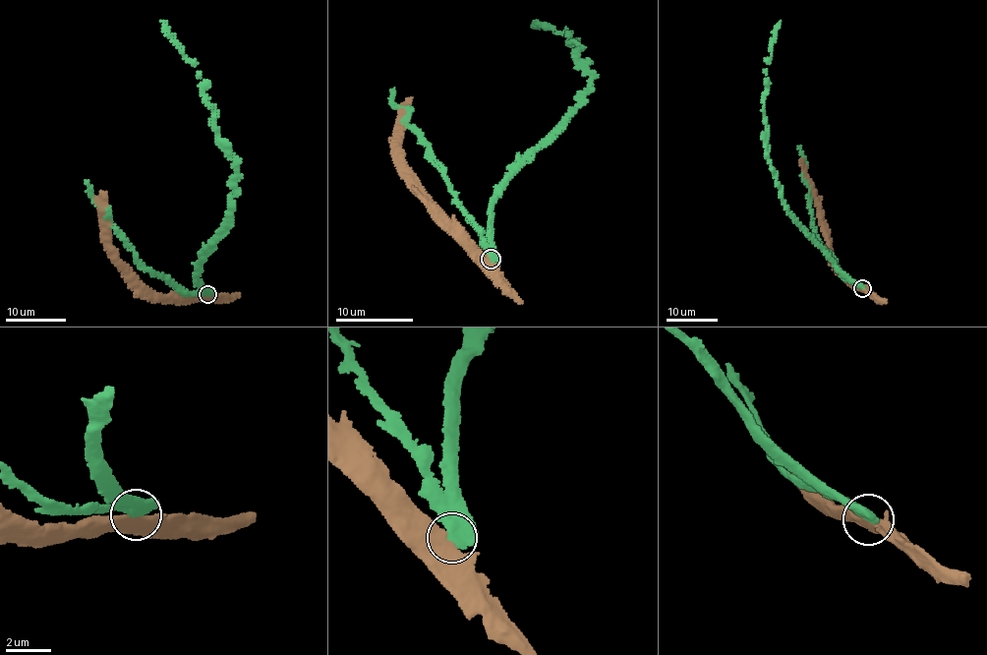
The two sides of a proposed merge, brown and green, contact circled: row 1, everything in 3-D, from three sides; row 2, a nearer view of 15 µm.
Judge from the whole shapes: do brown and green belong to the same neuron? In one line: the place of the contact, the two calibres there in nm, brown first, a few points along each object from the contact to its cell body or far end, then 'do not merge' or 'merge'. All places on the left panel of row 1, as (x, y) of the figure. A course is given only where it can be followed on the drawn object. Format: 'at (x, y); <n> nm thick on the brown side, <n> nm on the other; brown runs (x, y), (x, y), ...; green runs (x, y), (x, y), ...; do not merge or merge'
at (207, 294); 650 nm thick on the brown side, 650 nm on the other; brown runs (207, 295), (171, 301), (139, 280), (131, 268), (118, 259), (116, 250), (111, 245), (101, 191); green runs (207, 294), (197, 268), (226, 220), (235, 164), (217, 136), (214, 106), (201, 91), (198, 73), (161, 20); do not merge

